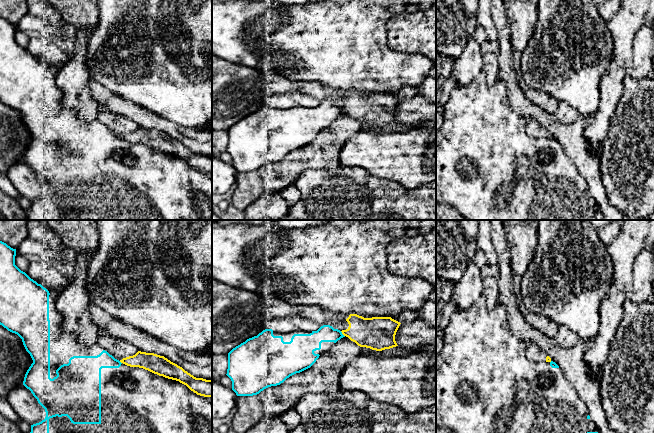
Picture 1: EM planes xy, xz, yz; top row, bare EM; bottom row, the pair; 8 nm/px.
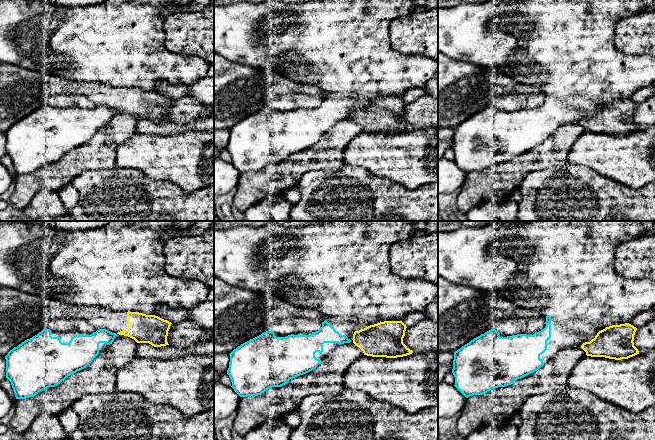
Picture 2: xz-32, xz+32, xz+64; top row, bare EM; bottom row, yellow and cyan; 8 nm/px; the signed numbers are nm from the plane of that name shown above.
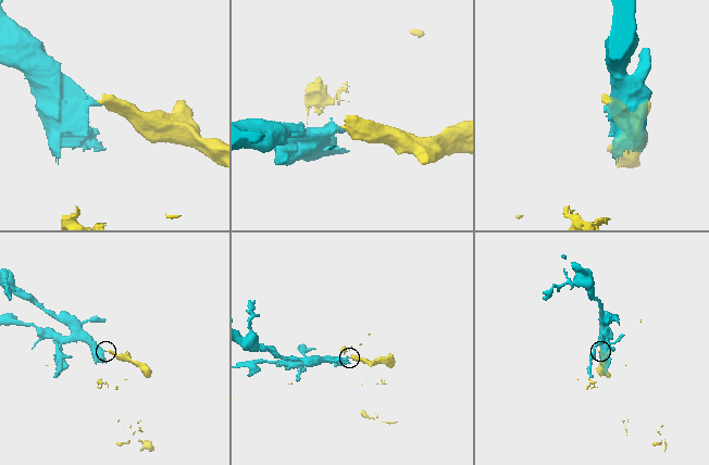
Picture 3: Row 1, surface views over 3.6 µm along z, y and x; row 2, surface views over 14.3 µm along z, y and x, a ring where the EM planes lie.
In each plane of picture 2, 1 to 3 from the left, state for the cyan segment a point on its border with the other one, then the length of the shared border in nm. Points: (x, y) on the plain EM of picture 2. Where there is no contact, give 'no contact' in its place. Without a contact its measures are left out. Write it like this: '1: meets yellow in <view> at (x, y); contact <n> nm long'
1: no contact
2: no contact
3: no contact

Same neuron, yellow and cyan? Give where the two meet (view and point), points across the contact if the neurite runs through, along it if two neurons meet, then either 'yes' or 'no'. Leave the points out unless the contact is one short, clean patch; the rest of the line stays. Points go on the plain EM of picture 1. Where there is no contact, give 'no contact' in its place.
meets yellow in xz at (342, 109); border along xz (340, 107), (344, 112); no

